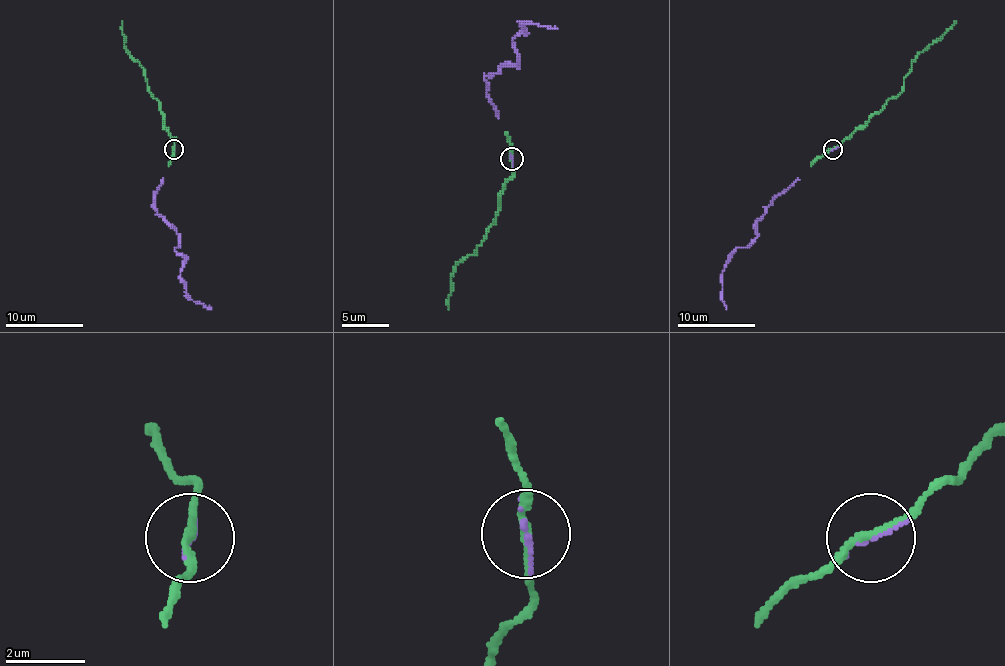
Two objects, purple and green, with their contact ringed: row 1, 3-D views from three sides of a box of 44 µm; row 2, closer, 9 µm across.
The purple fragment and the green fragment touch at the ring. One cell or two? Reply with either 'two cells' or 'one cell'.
one cell

